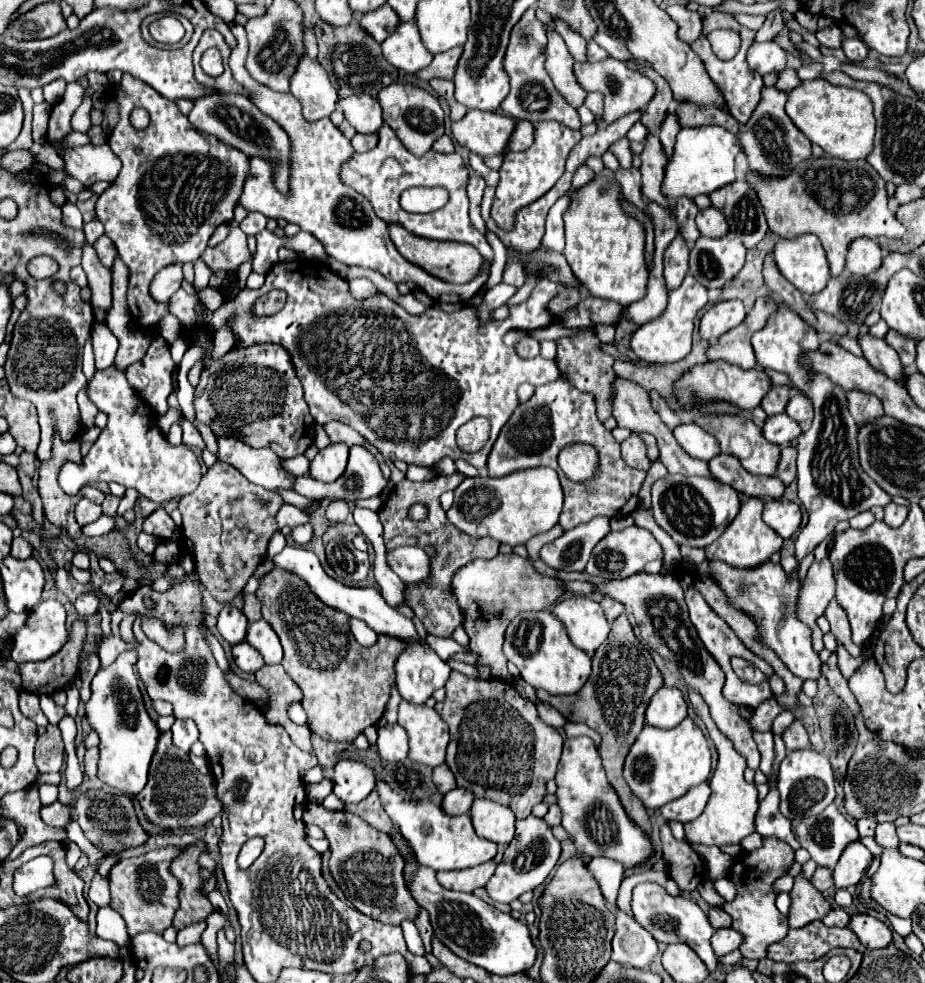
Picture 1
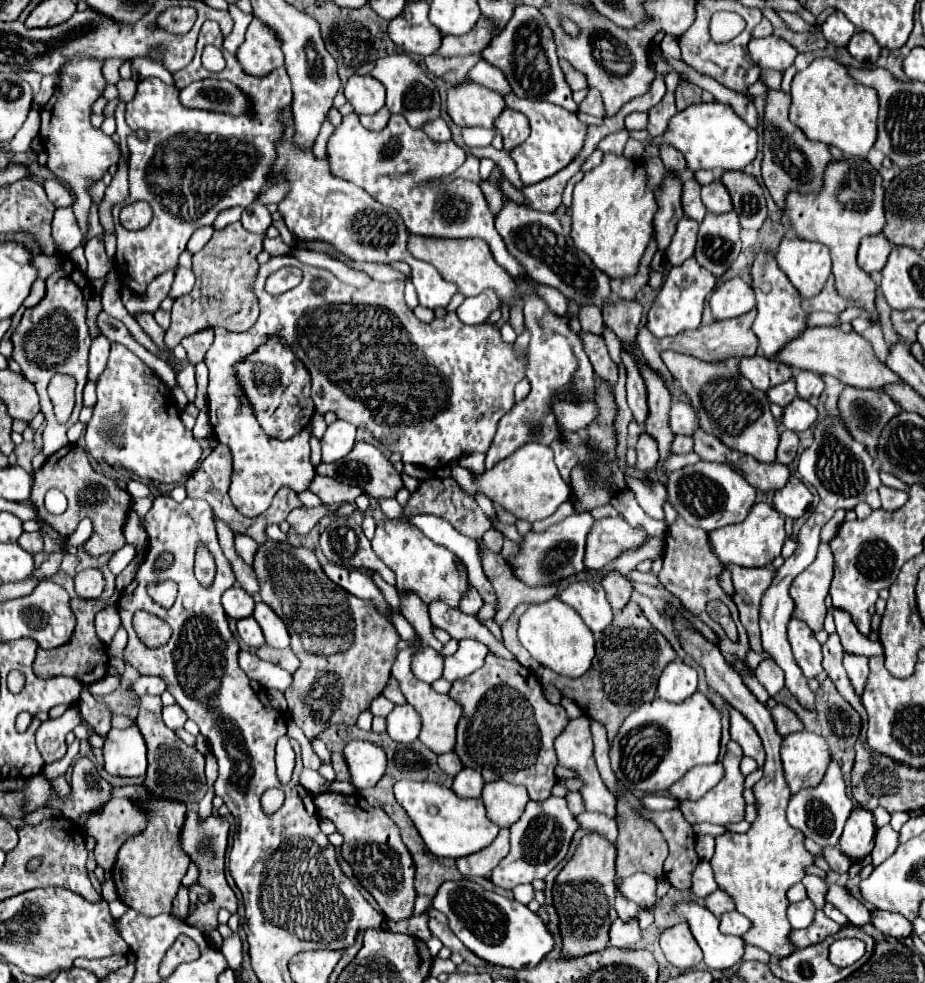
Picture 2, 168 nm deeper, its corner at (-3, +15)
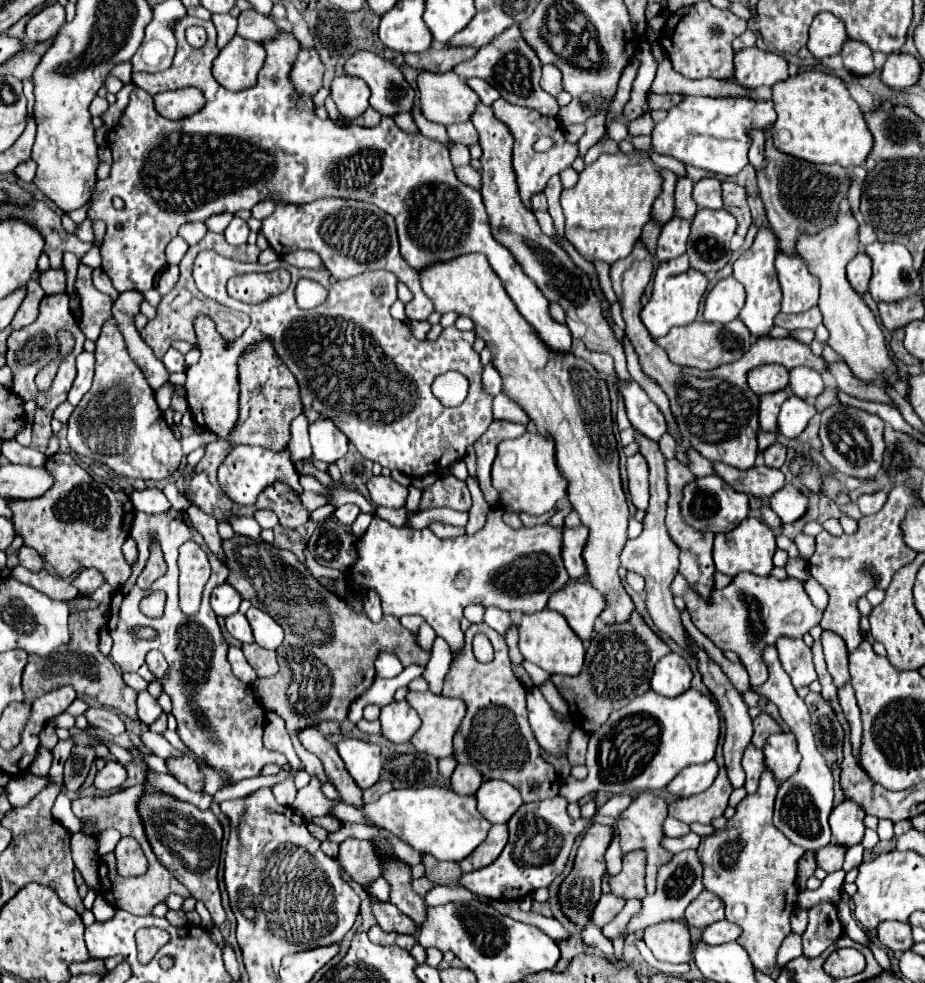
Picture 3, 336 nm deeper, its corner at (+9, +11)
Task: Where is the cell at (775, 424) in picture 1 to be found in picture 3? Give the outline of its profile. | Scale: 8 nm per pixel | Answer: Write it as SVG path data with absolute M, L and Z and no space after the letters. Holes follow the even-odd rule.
M792 395L782 405L782 411L778 417L778 431L786 437L798 437L816 413L818 411L810 401L804 401Z

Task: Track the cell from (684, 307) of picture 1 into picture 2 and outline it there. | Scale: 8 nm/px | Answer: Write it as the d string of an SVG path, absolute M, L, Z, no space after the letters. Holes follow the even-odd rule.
M688 259L686 263L672 267L670 273L666 275L666 281L662 283L662 289L648 311L648 321L646 327L654 337L672 337L688 329L696 329L702 319L702 309L704 309L704 299L706 295L714 289L716 279L712 273L708 273L704 267L696 263L696 259Z

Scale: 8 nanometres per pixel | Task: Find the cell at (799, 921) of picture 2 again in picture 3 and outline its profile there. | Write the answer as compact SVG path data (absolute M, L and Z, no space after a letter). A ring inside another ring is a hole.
M790 933L788 939L784 939L784 943L780 945L778 949L778 955L776 955L776 967L784 967L788 961L796 959L802 955L802 943L800 943L800 935L796 933Z

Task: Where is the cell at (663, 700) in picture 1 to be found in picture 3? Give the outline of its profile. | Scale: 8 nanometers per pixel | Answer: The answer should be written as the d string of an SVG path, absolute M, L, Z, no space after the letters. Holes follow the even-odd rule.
M668 653L654 667L652 689L664 697L676 697L690 689L690 681L692 669L686 659L680 653Z

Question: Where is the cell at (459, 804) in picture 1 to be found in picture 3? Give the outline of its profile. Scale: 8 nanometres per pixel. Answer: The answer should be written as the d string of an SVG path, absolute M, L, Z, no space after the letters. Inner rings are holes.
M458 765L452 775L452 791L458 795L474 795L482 785L480 773L472 765Z

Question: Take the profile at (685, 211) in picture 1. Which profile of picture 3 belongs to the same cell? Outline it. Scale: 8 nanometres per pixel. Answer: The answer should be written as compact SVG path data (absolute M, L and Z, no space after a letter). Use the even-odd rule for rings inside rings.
M680 177L676 183L676 217L692 219L696 215L696 203L692 199L694 183L688 177Z

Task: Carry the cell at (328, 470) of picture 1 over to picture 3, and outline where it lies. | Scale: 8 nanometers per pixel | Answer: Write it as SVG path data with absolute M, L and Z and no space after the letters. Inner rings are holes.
M328 419L310 423L310 443L314 457L324 463L336 463L348 451L348 439Z

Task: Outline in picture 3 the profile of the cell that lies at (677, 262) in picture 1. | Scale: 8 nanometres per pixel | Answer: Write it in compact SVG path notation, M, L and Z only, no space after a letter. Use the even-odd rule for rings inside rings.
M672 217L658 237L658 249L656 255L660 261L670 261L686 253L686 241L690 235L690 221Z

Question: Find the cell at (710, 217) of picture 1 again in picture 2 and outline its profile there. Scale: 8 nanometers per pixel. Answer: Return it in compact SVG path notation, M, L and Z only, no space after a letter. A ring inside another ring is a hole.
M716 179L716 183L702 187L702 203L710 213L728 213L732 211L732 201L726 187Z

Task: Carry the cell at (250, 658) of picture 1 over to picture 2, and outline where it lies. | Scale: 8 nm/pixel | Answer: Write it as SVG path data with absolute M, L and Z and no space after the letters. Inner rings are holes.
M248 617L248 619L240 619L238 621L238 635L240 639L252 647L252 649L258 649L262 647L266 641L264 641L264 635L262 635L262 629L260 625L254 621L254 617Z

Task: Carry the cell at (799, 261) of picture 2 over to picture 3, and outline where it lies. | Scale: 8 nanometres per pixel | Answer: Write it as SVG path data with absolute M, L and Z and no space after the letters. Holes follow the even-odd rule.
M780 253L776 259L776 271L784 293L782 313L802 313L818 305L818 279L808 273L798 255L786 257Z

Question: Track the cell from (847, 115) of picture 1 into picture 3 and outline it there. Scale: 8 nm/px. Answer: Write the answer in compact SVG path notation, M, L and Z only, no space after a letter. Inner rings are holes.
M806 71L788 77L774 87L772 101L778 119L774 123L772 139L778 151L810 163L838 163L846 169L864 163L872 149L872 133L868 131L858 103L840 77L822 71Z

